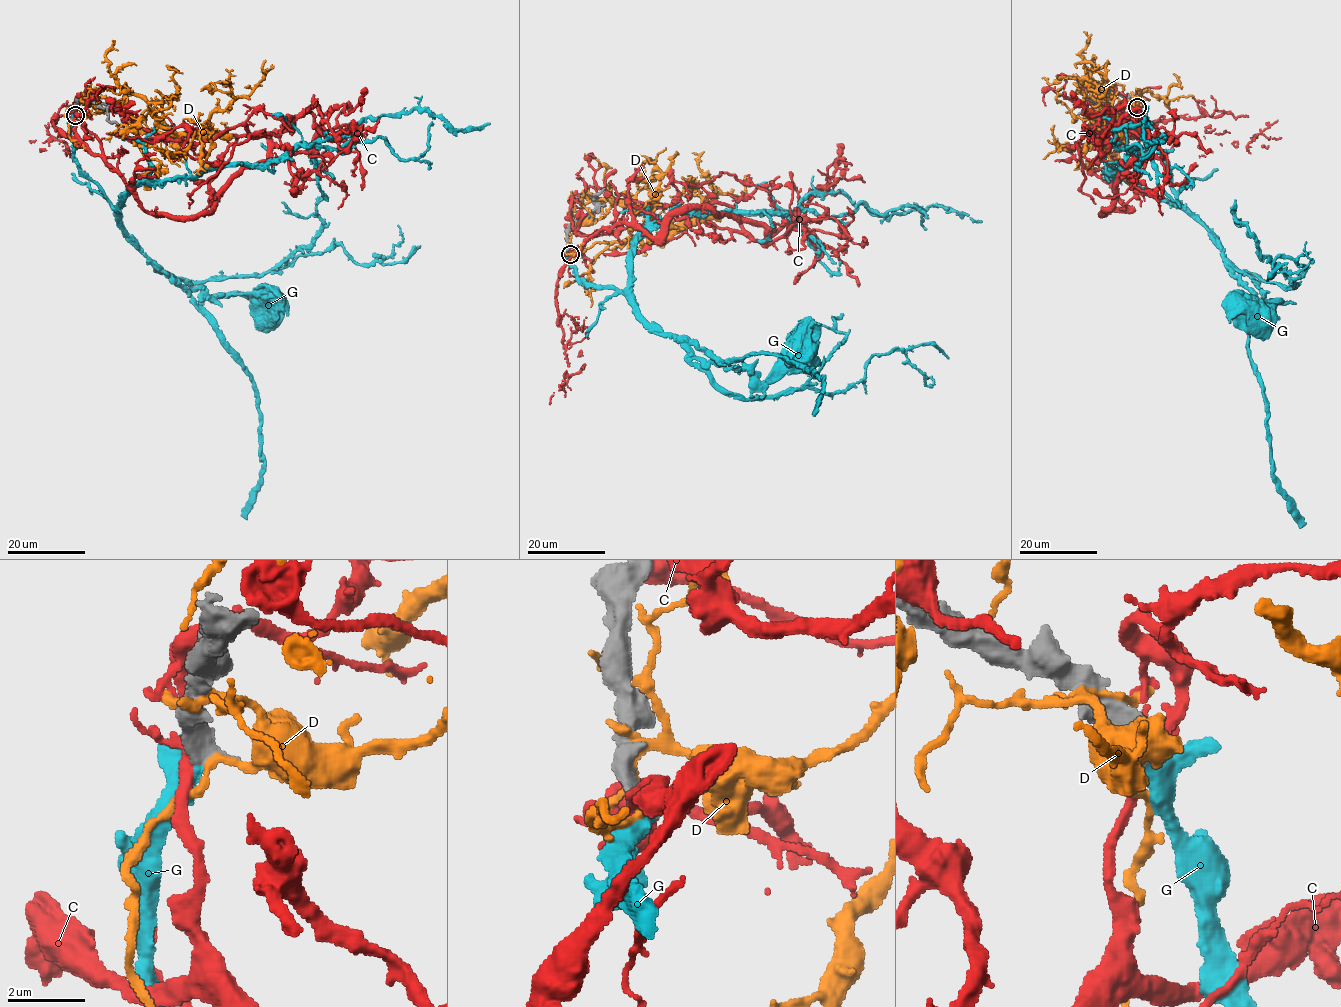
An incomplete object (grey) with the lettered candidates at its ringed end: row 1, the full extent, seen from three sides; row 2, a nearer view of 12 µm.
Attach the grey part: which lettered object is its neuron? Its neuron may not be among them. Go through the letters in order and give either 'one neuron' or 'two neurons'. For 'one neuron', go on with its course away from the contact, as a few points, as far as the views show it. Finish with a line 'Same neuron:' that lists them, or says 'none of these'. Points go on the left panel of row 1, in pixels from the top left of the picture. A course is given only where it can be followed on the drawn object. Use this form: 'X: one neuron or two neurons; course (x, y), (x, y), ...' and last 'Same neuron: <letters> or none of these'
C: two neurons
D: two neurons
G: one neuron; course (76, 115), (70, 137), (76, 164), (155, 266), (210, 297), (253, 296), (268, 308)
Same neuron: G

